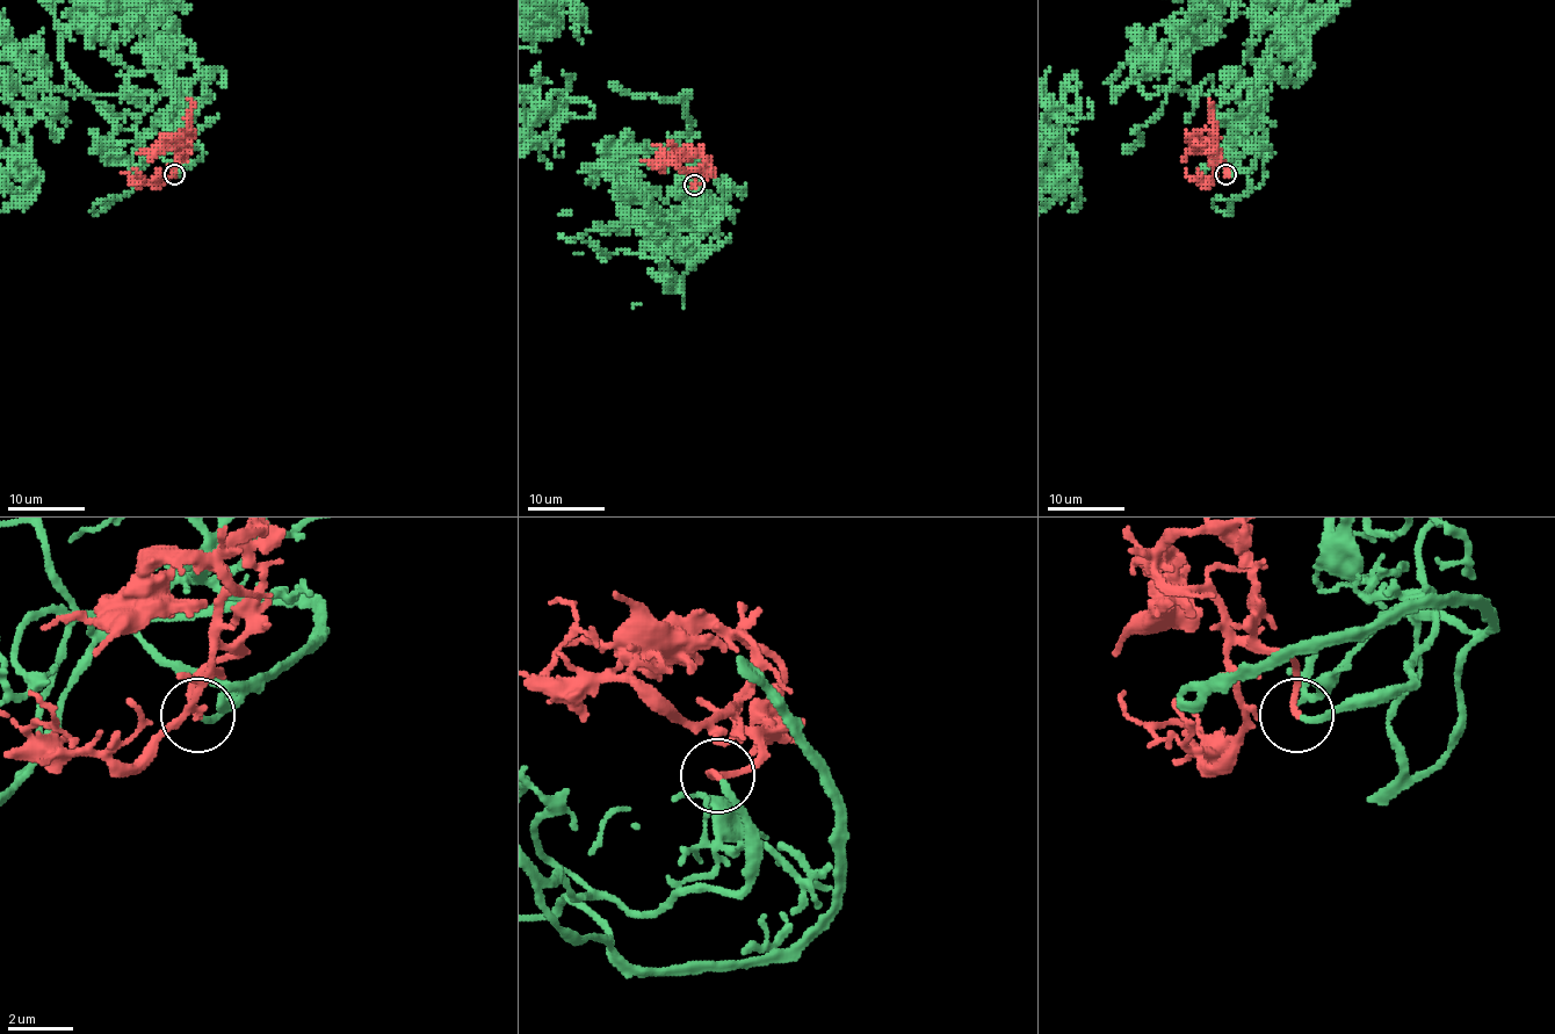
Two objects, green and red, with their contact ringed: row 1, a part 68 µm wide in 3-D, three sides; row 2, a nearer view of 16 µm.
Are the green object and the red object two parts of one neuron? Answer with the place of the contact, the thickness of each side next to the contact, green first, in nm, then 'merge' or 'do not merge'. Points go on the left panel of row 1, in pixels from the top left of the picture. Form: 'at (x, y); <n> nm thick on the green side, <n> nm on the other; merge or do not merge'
at (174, 174); 200 nm thick on the green side, 190 nm on the other; merge

